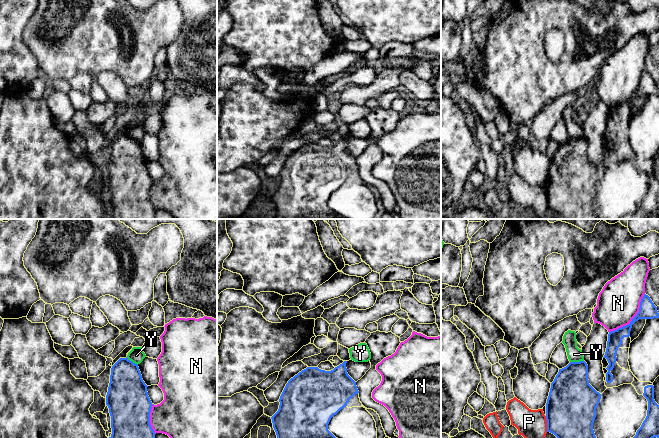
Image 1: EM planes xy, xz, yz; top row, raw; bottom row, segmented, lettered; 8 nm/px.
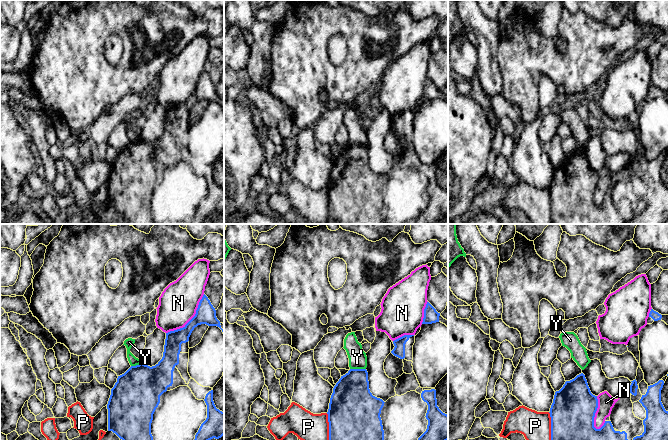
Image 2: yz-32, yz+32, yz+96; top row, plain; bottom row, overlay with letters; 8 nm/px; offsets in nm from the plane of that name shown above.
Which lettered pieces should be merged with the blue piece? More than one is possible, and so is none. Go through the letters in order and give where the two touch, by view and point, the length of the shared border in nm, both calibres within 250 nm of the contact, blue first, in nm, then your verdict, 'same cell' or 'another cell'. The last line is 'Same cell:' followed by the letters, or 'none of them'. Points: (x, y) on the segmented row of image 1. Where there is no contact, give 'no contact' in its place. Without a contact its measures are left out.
N: yz (633, 318) | 420 nm | 140/340 nm | another cell
P: yz (547, 424) | 130 nm | 400/220 nm | another cell
Y: yz (576, 362) | 110 nm | 320/120 nm | another cell
Same cell: none of them

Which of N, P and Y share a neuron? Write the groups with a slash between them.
N / P / Y

